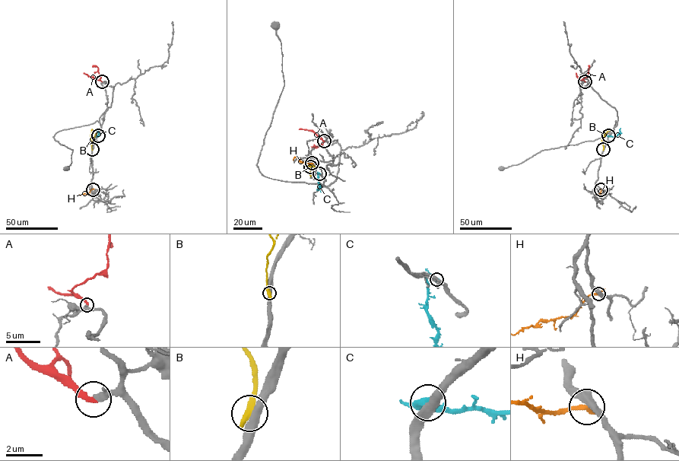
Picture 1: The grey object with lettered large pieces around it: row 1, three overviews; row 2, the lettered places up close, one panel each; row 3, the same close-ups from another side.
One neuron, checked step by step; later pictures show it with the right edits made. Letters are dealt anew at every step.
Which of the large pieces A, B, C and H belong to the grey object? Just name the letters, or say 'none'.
A

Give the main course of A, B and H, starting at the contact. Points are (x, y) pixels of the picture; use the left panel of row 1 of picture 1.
A: (102, 81), (98, 68), (92, 66)
B: (92, 149), (92, 128)
H: (93, 189), (79, 195)

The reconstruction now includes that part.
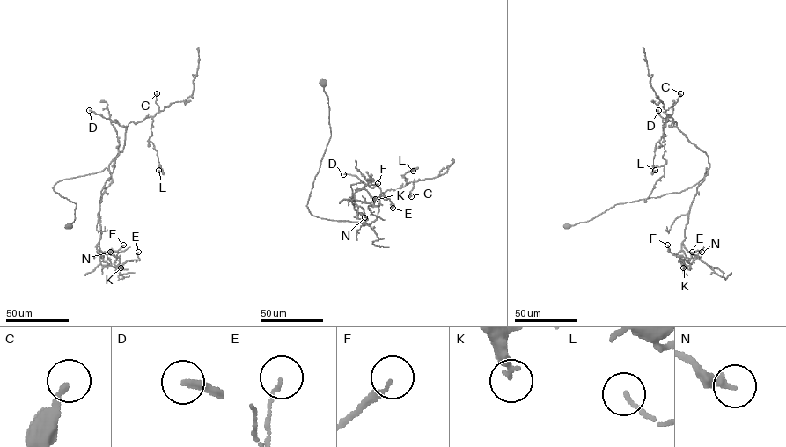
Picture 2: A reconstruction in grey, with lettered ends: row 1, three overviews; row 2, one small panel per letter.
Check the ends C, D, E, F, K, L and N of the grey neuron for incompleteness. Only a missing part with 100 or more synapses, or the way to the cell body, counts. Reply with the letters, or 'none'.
D

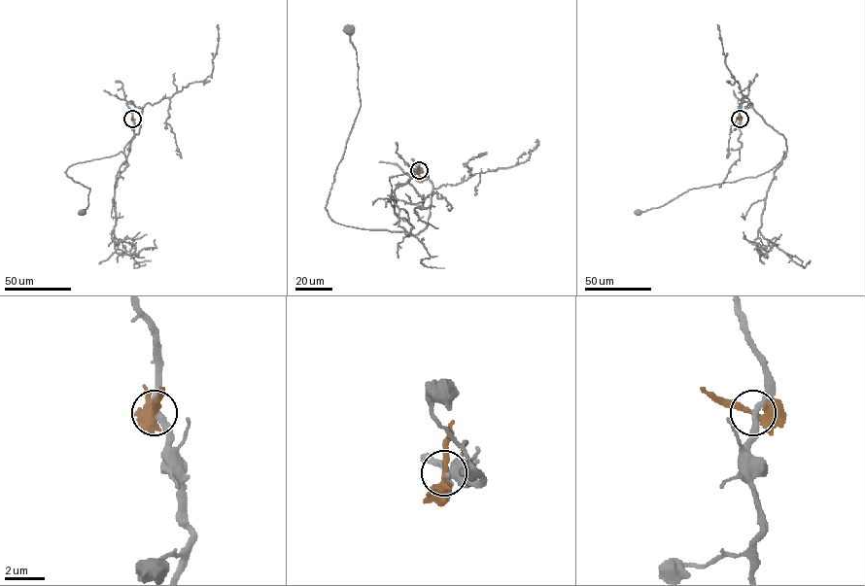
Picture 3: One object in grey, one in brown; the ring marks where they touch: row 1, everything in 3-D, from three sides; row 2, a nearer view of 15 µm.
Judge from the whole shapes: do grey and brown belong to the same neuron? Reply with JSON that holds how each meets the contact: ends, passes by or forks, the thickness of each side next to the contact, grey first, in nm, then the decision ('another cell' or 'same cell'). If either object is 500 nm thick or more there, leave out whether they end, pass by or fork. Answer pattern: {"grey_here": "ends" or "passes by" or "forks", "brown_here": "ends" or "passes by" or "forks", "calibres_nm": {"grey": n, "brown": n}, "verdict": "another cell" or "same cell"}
{"grey_here": "passes by", "brown_here": "forks", "calibres_nm": {"grey": 280, "brown": 260}, "verdict": "another cell"}

